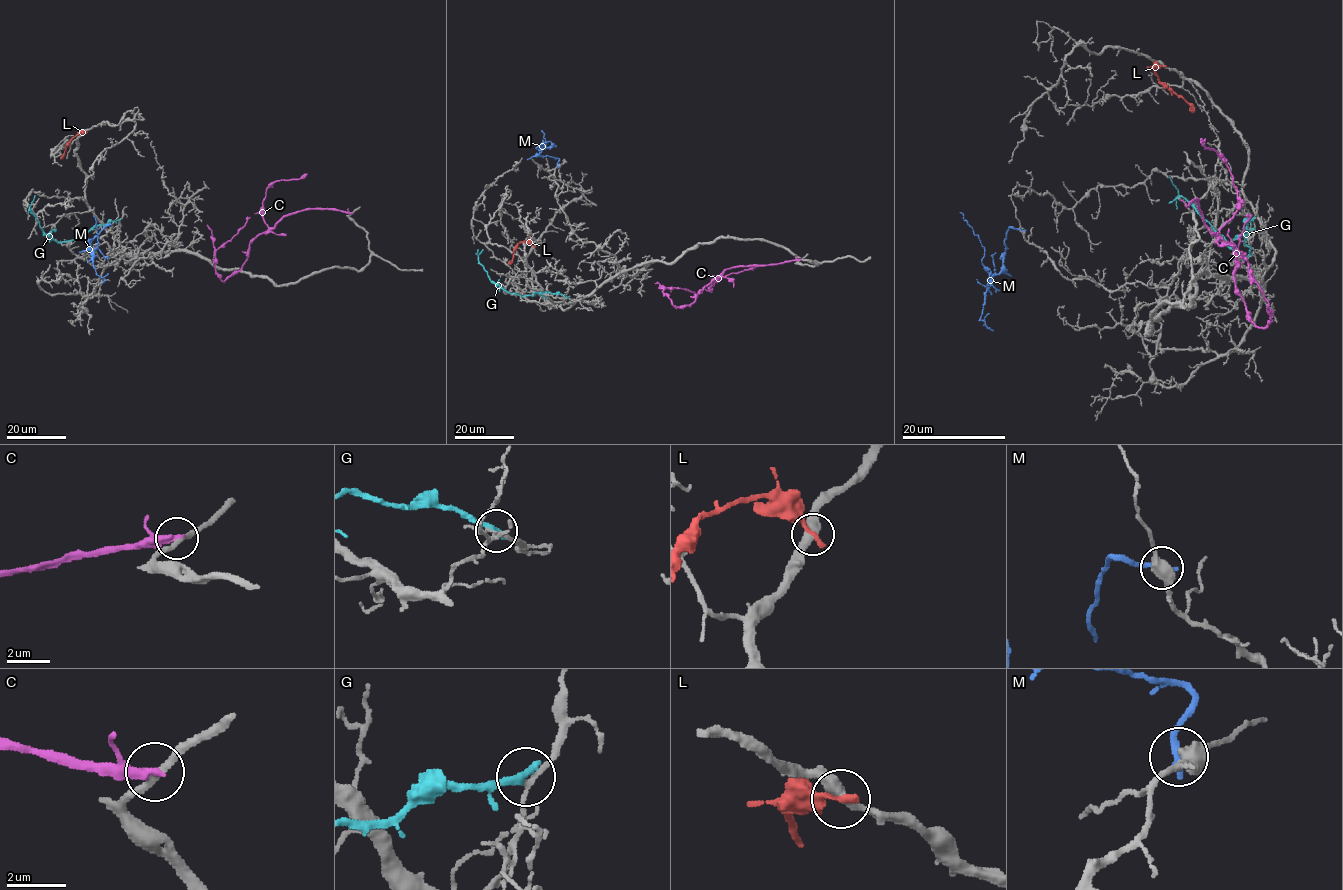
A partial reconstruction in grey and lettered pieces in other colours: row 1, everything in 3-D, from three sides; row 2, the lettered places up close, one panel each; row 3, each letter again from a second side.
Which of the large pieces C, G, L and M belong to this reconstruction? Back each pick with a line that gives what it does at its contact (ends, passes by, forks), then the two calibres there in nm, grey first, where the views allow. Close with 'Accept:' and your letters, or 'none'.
Accept: none

